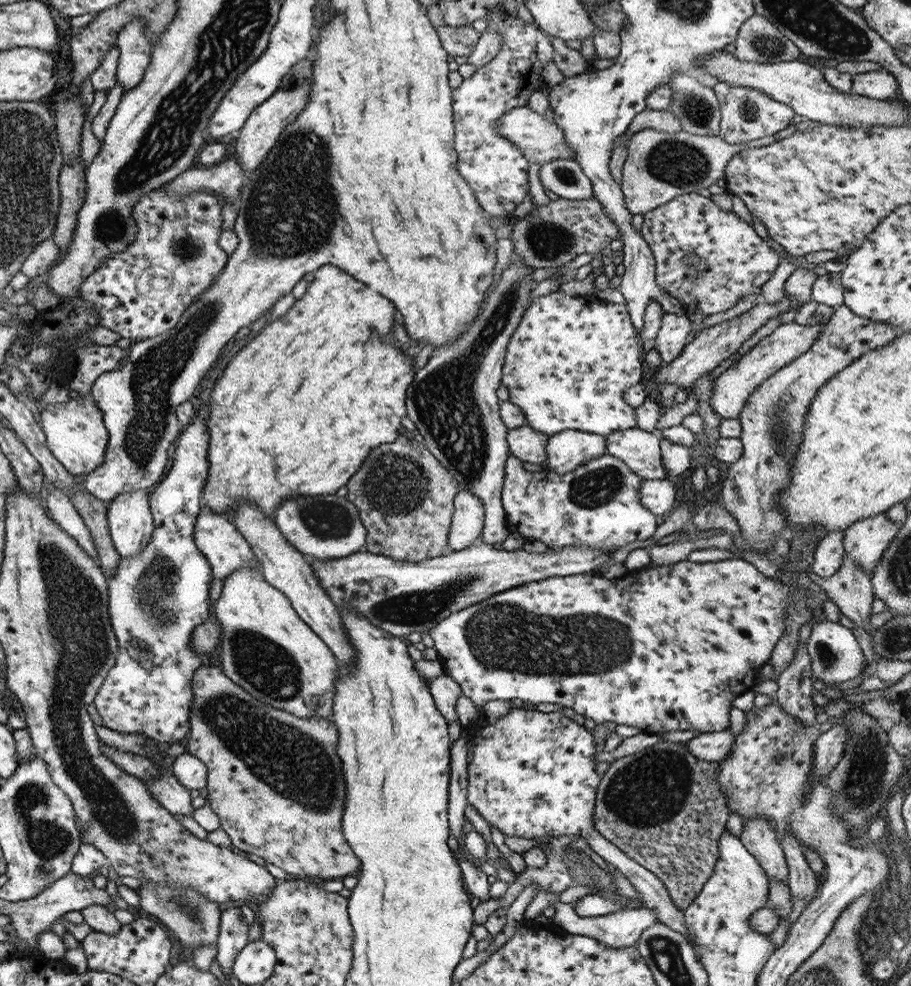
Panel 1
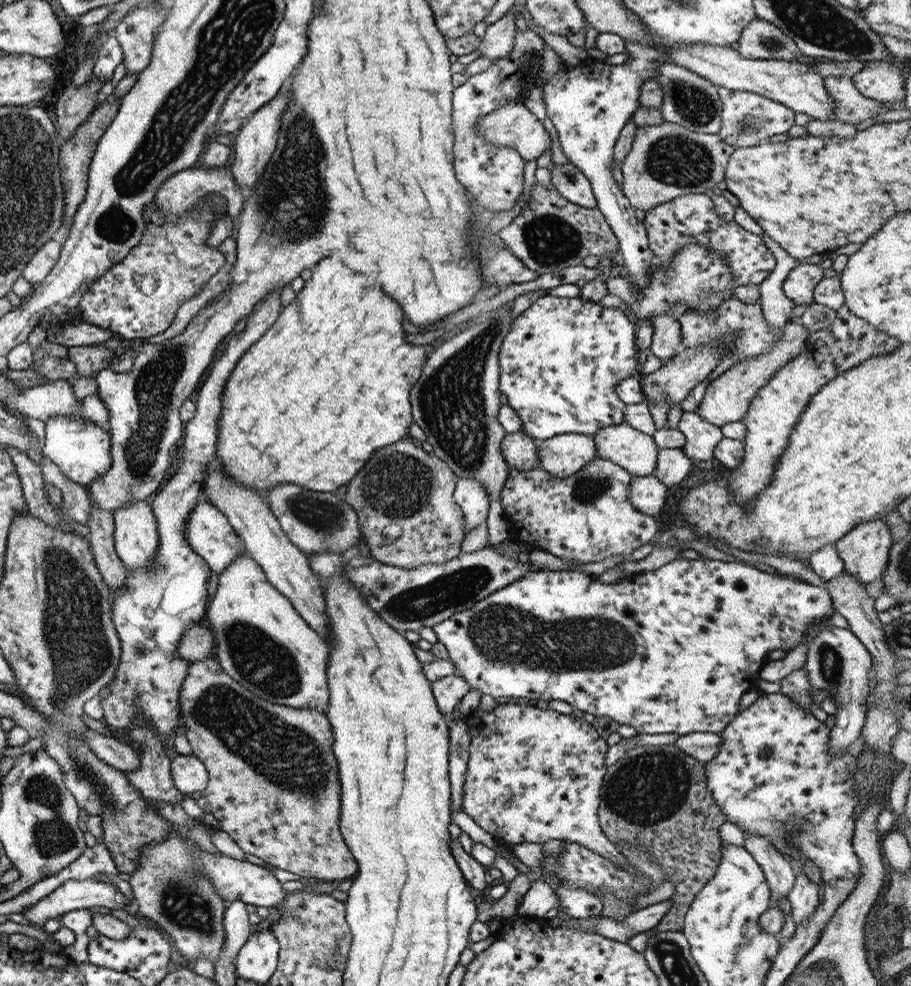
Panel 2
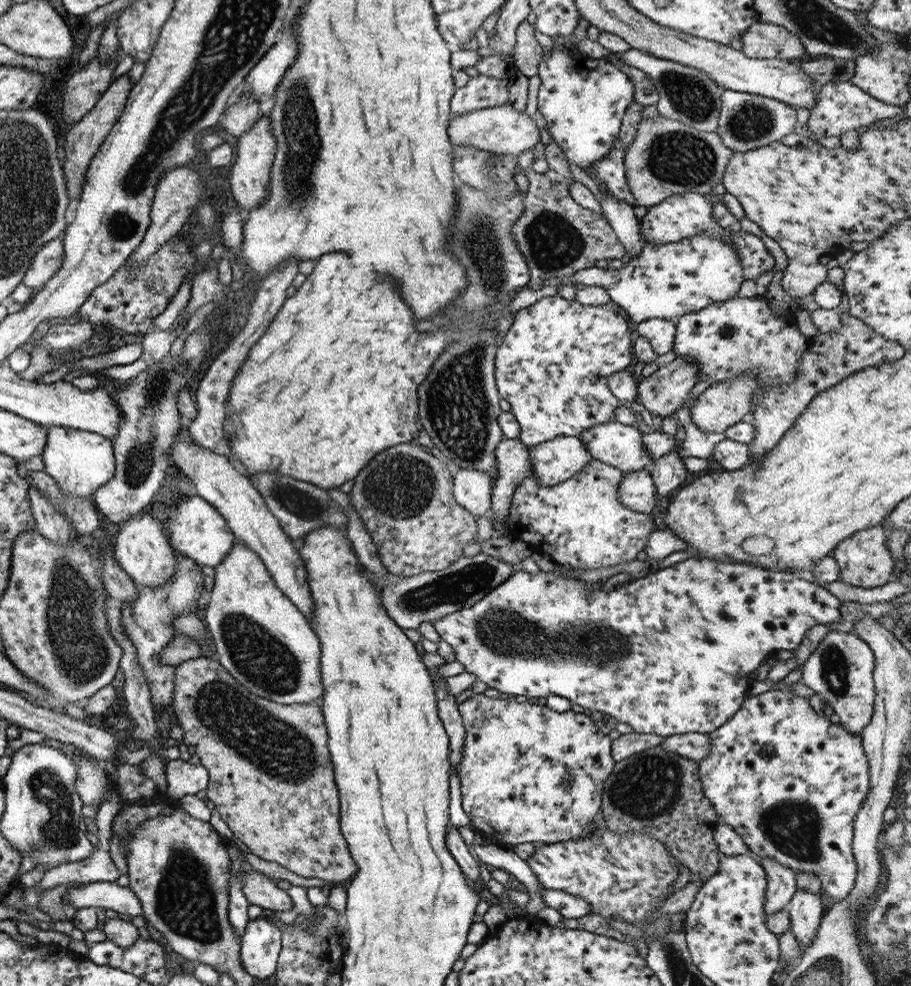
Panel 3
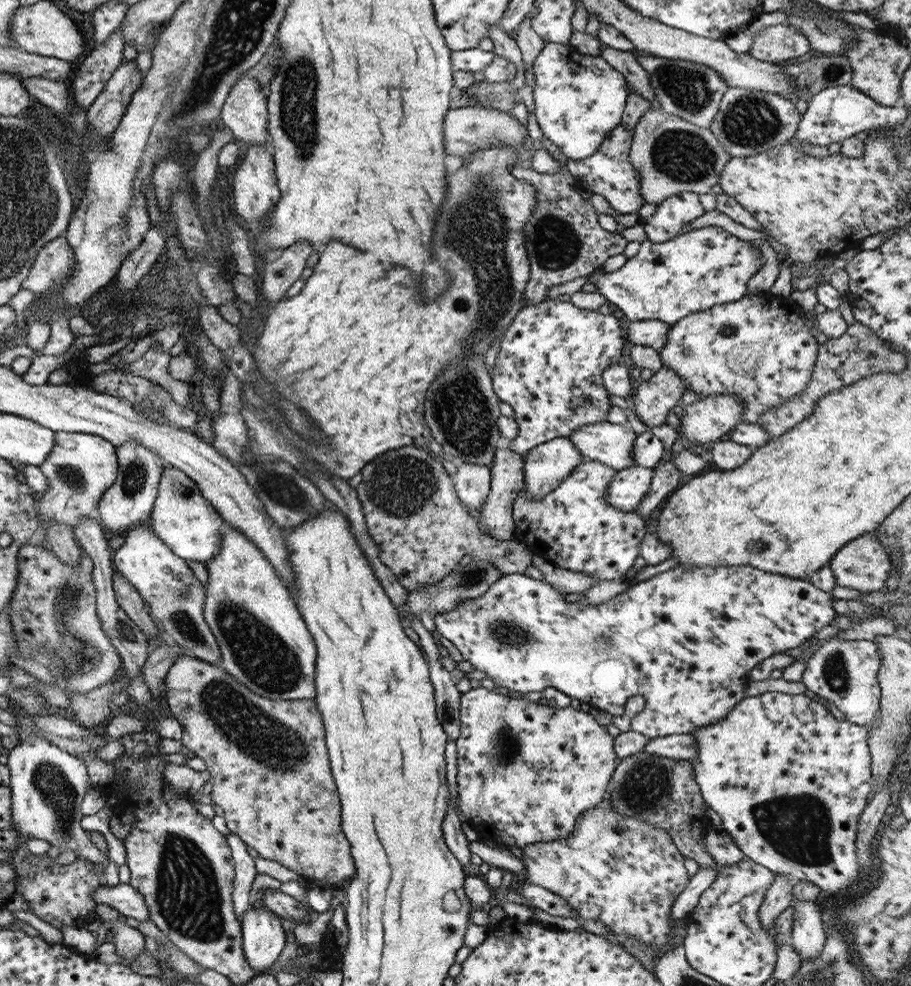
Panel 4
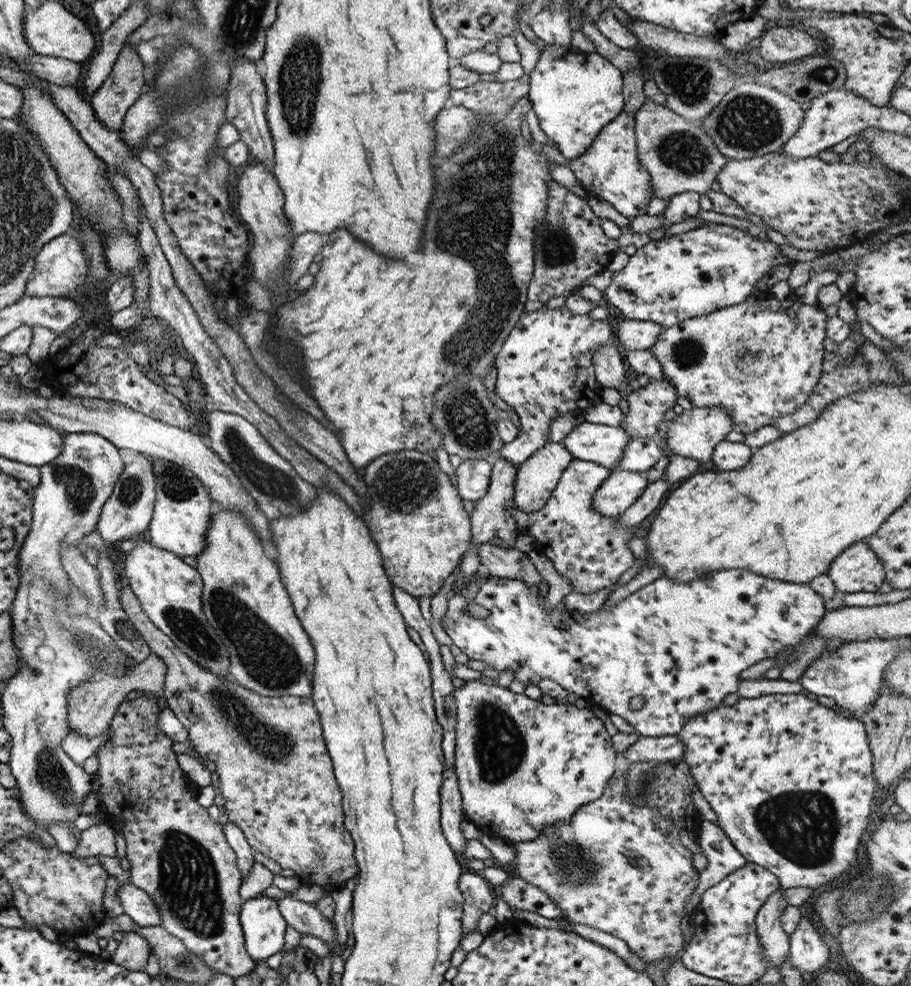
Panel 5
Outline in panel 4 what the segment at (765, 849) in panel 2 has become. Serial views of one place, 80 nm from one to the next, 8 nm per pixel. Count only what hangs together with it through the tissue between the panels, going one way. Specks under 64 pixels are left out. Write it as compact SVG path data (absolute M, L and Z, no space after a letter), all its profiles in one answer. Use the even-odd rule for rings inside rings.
M774 873L773 882L766 890L758 910L758 921L769 934L776 936L775 919L793 902L792 886L793 883L786 876Z

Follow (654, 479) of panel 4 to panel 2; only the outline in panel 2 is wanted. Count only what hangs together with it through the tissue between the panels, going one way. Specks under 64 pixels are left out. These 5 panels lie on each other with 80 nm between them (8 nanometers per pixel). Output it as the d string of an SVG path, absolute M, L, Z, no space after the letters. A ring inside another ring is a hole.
M659 448L656 456L654 477L667 487L677 484L691 470L691 459L680 448Z

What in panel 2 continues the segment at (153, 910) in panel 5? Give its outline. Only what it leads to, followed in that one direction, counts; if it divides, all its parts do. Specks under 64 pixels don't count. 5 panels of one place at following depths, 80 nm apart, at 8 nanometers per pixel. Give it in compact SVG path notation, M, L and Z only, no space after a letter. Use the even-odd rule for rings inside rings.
M92 879L87 880L66 880L57 885L57 888L50 892L47 896L40 898L35 904L26 906L21 914L27 917L29 922L35 924L31 925L35 928L41 928L44 926L48 918L58 918L66 912L71 910L79 910L80 908L94 909L99 906L103 908L121 910L121 909L133 909L133 901L130 902L114 885L107 884L103 881L96 881Z

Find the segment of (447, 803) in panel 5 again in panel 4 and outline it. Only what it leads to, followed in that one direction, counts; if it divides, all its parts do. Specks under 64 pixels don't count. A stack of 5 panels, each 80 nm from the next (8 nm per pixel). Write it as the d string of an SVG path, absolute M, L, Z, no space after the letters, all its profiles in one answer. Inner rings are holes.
M449 797L445 816L441 823L442 835L449 852L453 854L462 866L469 867L470 850L468 849L468 841L461 831L460 823L462 818L456 813L453 806L454 800Z

